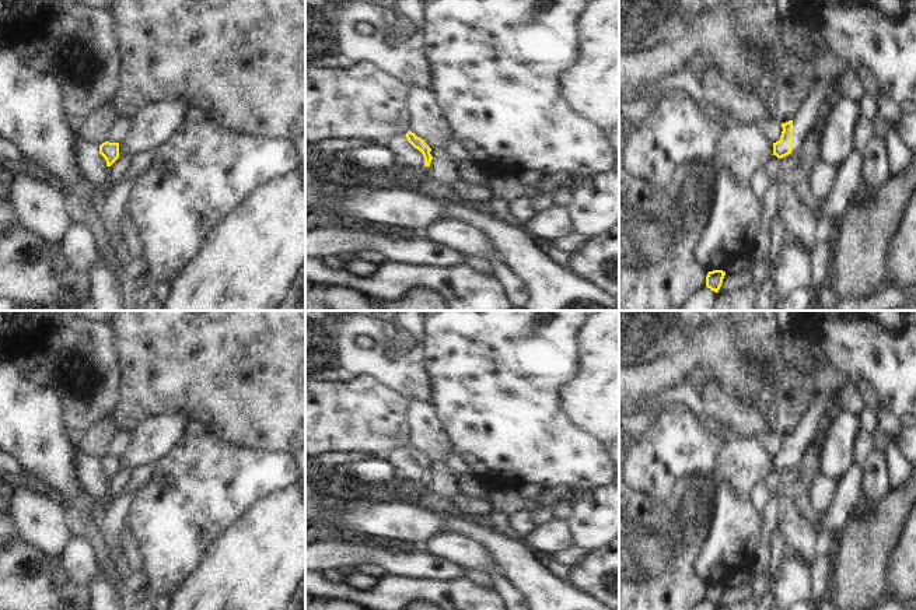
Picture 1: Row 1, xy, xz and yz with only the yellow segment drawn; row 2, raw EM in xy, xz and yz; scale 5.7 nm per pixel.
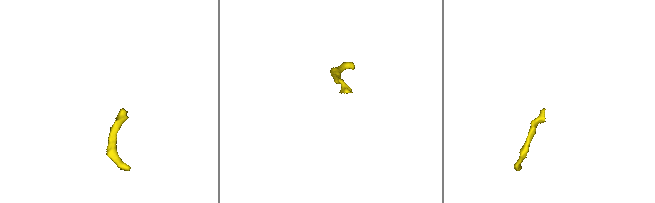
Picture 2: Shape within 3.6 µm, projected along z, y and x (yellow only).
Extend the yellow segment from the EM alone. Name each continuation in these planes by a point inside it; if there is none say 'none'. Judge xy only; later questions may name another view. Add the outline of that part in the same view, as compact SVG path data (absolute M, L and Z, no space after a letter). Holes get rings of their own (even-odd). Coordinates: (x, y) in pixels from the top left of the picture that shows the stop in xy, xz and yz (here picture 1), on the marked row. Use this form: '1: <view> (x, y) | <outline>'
none

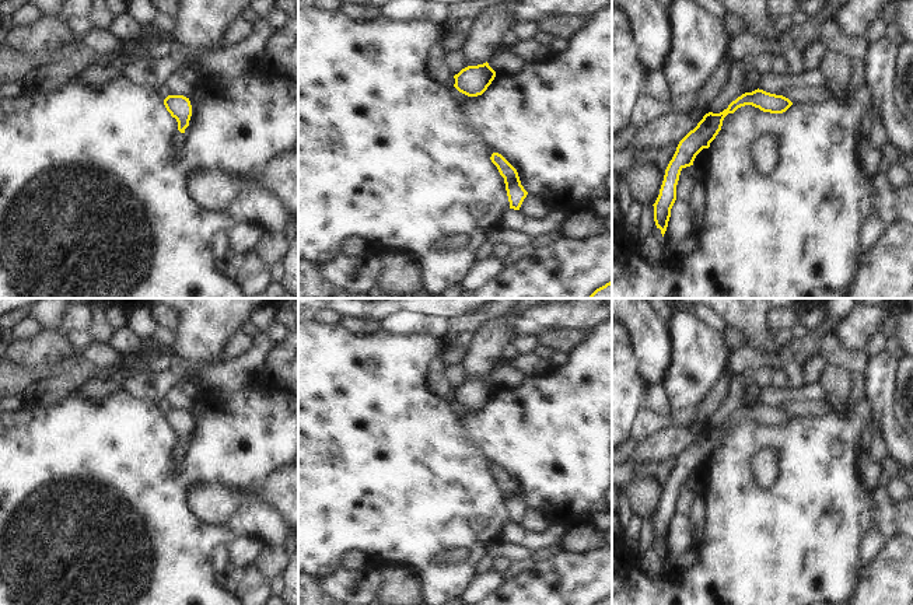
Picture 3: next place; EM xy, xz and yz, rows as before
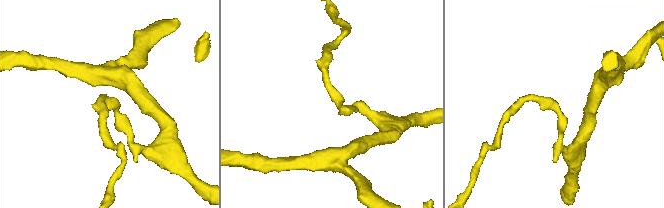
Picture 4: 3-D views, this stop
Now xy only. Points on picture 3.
1: xy (177, 140) | M176 130L172 137L171 137L171 147L175 153L178 153L182 146L183 146L183 141L185 141L185 133L181 133L179 130Z

